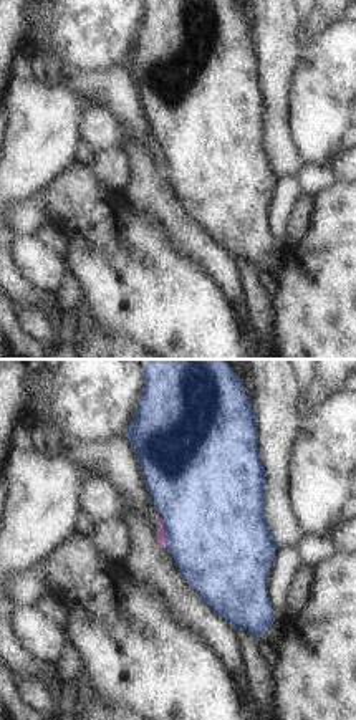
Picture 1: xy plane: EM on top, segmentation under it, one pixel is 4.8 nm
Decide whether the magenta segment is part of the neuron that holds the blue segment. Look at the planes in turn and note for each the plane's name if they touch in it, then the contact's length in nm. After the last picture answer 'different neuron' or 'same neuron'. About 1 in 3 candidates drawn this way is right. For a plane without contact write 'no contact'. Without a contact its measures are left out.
contact in xy; length 180 nm

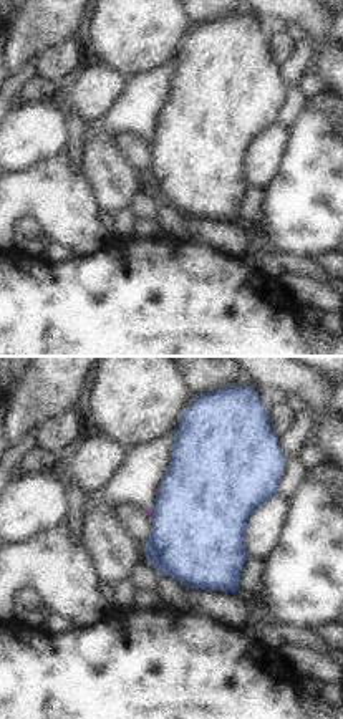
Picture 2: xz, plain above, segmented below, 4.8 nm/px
contact in xz; length 60 nm

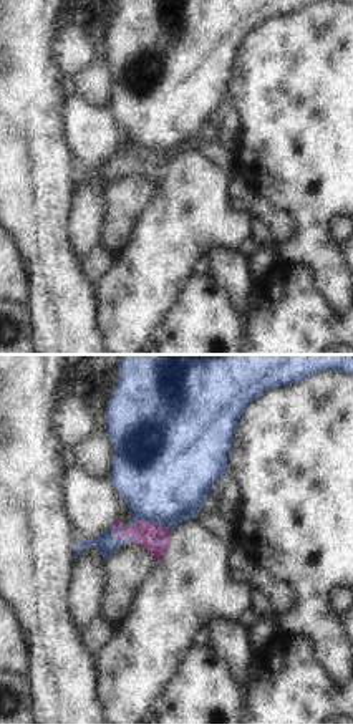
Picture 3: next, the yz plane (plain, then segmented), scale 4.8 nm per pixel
contact in yz; length 120 nm

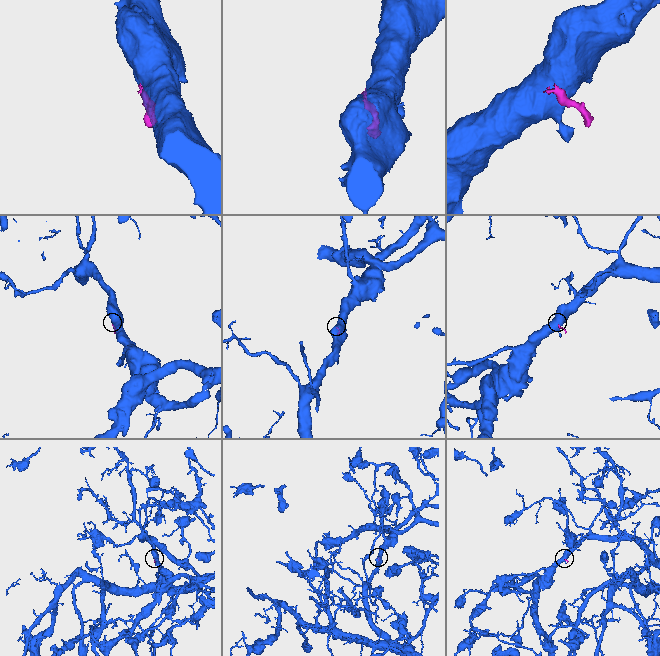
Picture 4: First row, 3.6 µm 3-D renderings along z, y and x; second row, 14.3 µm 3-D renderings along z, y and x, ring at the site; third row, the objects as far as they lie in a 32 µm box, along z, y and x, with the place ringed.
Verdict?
different neuron

